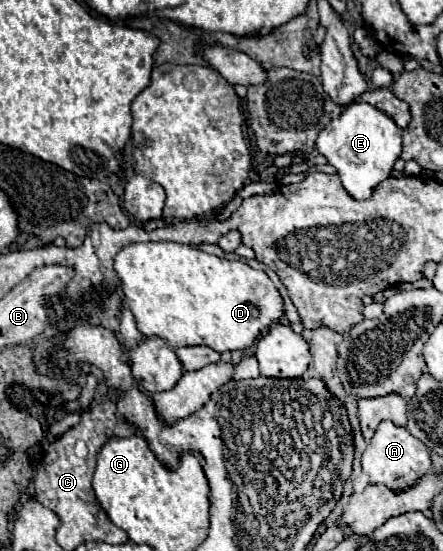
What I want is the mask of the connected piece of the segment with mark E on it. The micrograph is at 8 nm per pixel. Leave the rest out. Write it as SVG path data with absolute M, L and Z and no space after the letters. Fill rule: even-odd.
M351 103L319 133L315 147L337 169L343 189L353 199L369 199L373 189L391 177L393 165L401 155L401 129L375 107Z

